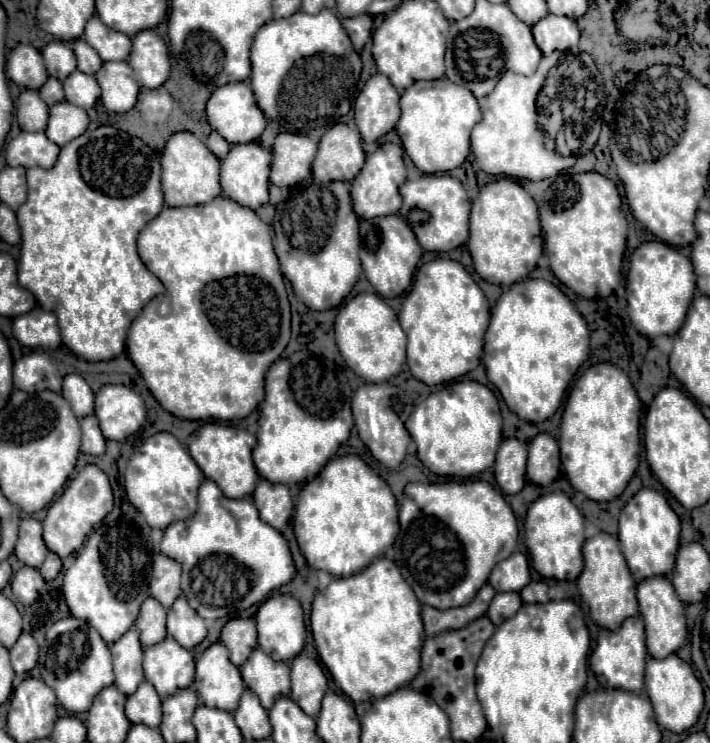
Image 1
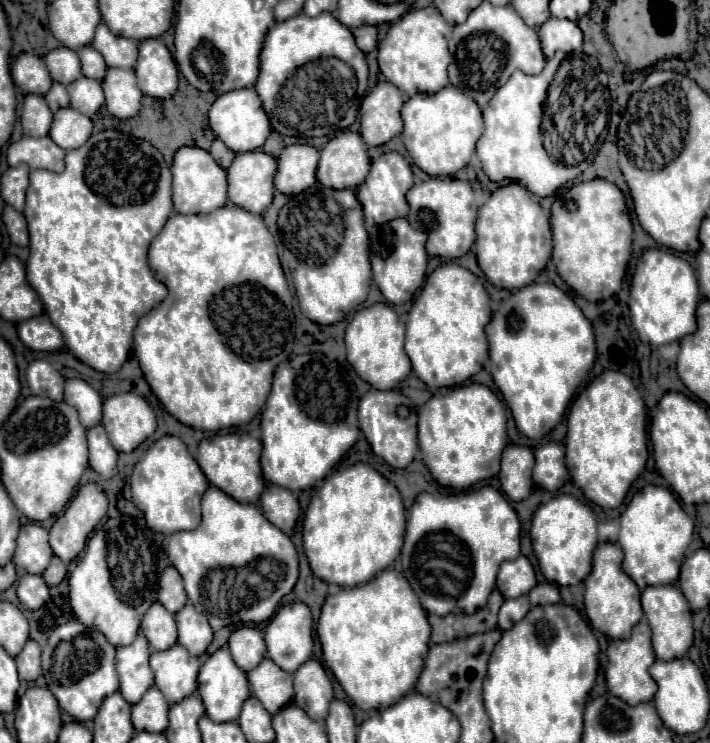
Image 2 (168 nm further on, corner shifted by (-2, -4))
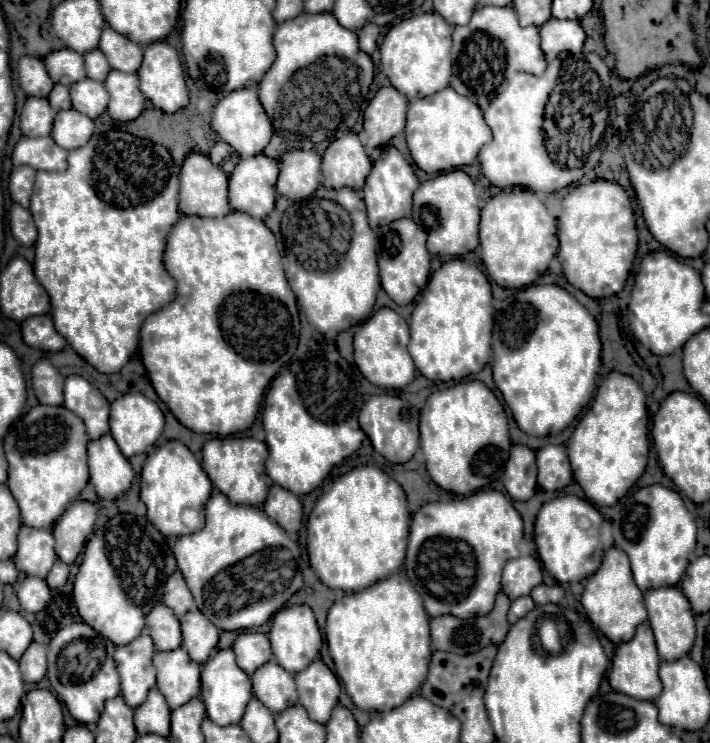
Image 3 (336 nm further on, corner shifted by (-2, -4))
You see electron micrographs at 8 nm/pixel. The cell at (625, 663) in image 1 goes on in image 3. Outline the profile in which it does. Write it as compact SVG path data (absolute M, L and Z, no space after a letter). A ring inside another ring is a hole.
M643 622L633 640L617 646L615 650L615 658L613 658L613 666L611 666L611 674L609 674L609 684L617 690L623 692L631 698L637 700L655 700L661 694L661 680L659 680L659 656L657 656L657 648L655 648L655 638L651 632L651 626L647 622Z

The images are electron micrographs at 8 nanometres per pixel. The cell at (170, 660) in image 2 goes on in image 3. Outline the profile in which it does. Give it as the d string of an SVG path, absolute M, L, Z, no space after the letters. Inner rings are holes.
M183 648L157 652L153 656L157 668L157 688L165 696L169 708L179 708L185 700L199 696L201 666L189 658Z

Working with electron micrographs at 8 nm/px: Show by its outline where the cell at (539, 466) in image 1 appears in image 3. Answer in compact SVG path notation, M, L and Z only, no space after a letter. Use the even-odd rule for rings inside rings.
M547 444L545 448L537 450L537 468L539 468L537 482L547 492L561 490L573 480L565 446Z

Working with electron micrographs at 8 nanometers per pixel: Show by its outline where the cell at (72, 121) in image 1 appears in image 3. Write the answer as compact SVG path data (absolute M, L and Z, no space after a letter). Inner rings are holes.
M65 110L57 112L55 124L53 124L53 140L65 148L65 150L75 150L81 148L89 142L93 134L93 120L77 110Z

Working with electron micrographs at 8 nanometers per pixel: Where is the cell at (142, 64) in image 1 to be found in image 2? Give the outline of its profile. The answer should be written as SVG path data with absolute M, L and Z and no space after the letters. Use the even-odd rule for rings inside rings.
M149 38L139 44L139 60L135 72L137 86L153 98L165 100L171 98L171 94L177 90L177 64L173 62L167 46L157 38Z

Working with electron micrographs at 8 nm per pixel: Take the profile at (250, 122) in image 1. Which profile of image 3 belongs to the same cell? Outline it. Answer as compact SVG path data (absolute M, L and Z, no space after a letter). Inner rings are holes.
M241 88L237 92L229 92L225 94L215 110L213 110L213 122L211 122L213 130L221 136L221 140L225 140L239 156L257 156L263 152L263 148L269 144L271 136L273 136L273 126L269 124L269 118L265 116L265 110L261 108L259 96L257 96L257 88Z

